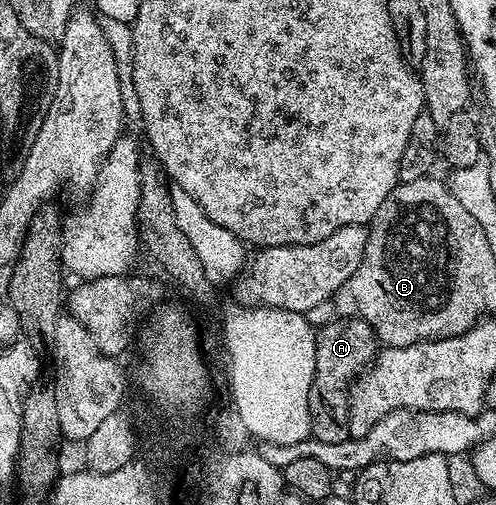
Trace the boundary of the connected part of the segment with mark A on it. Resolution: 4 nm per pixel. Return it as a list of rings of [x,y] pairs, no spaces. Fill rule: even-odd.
[[[335,319],[315,332],[315,376],[308,401],[311,417],[310,438],[323,442],[341,442],[348,438],[347,409],[341,396],[353,380],[377,354],[375,331],[363,319]]]

